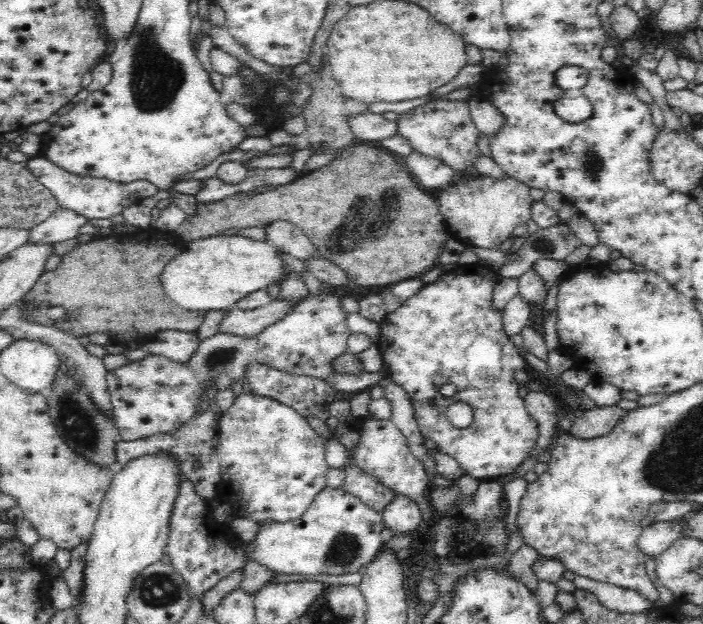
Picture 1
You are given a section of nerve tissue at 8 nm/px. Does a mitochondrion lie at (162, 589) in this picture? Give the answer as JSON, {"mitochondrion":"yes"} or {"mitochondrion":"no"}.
{"mitochondrion":"yes"}

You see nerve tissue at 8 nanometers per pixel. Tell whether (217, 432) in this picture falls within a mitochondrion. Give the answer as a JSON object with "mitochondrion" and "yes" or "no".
{"mitochondrion":"no"}

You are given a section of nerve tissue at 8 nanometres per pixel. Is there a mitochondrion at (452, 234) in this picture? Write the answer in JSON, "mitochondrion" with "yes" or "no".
{"mitochondrion":"no"}

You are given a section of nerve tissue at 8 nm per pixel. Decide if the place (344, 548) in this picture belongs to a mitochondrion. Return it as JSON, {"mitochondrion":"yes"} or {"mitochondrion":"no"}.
{"mitochondrion":"yes"}

